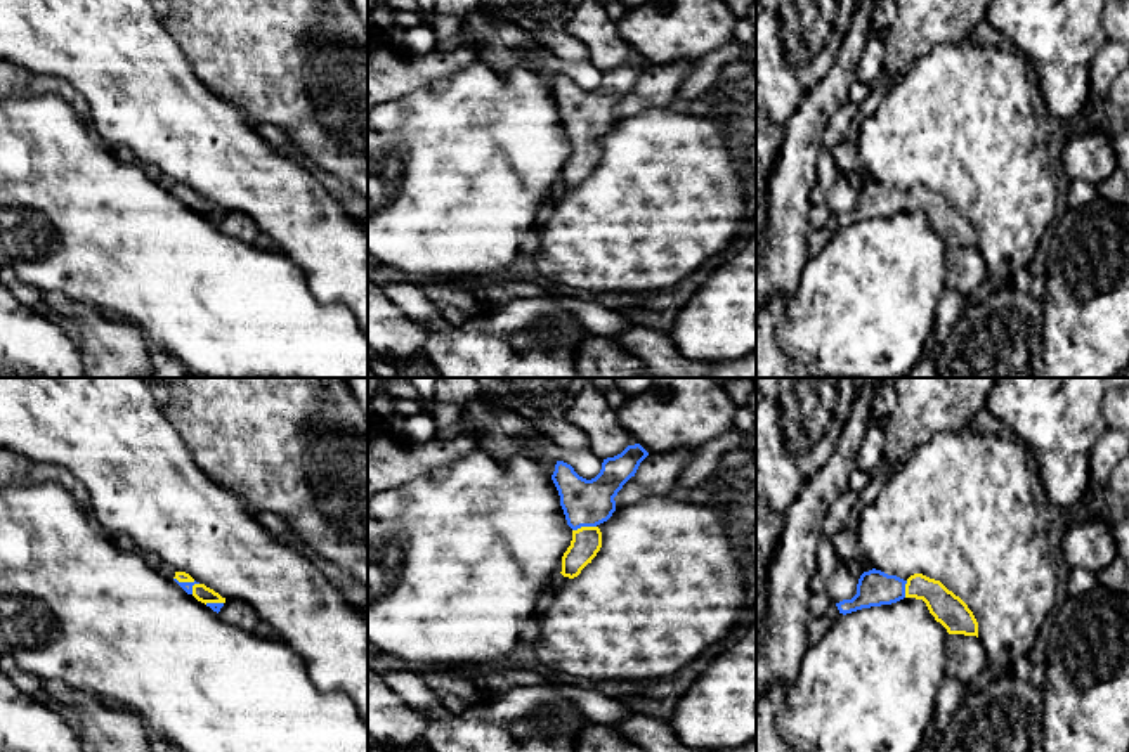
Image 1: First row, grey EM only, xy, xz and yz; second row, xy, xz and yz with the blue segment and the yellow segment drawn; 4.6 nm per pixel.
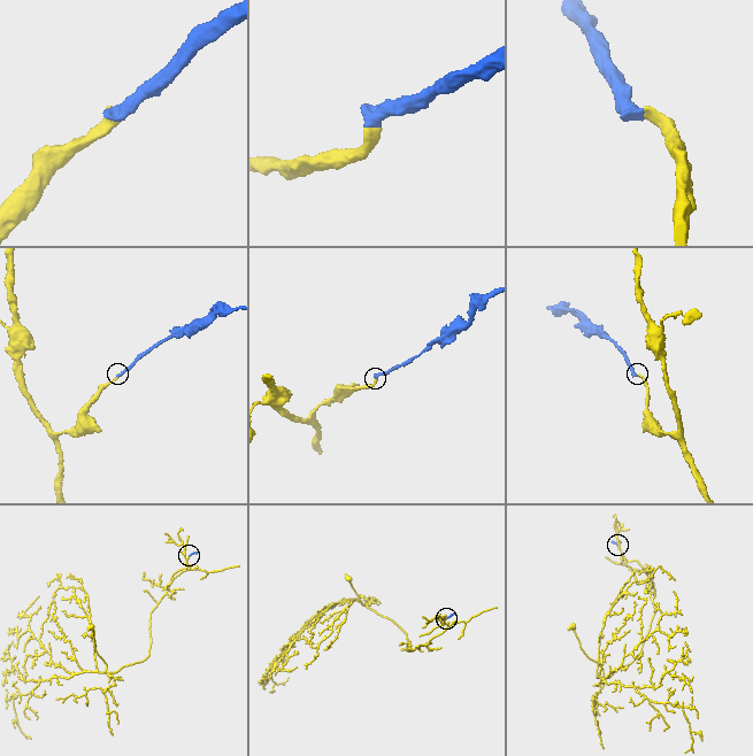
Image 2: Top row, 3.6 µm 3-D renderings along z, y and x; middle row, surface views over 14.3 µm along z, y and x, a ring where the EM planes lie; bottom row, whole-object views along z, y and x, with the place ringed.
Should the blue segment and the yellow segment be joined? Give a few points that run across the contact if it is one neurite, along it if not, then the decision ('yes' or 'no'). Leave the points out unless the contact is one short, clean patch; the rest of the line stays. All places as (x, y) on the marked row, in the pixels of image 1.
line xz (587, 503), (583, 525), (587, 541); yes

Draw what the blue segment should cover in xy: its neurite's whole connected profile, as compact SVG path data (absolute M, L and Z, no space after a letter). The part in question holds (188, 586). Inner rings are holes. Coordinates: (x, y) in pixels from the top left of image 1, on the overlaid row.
M175 572L173 580L187 593L193 594L198 601L210 606L213 612L220 612L220 608L225 603L225 598L222 598L213 589L206 587L205 584L196 582L189 574L186 572Z

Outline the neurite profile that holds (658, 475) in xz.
M676 449L664 456L649 454L614 497L616 508L628 506L649 496L682 496L678 476L694 454L695 449Z

